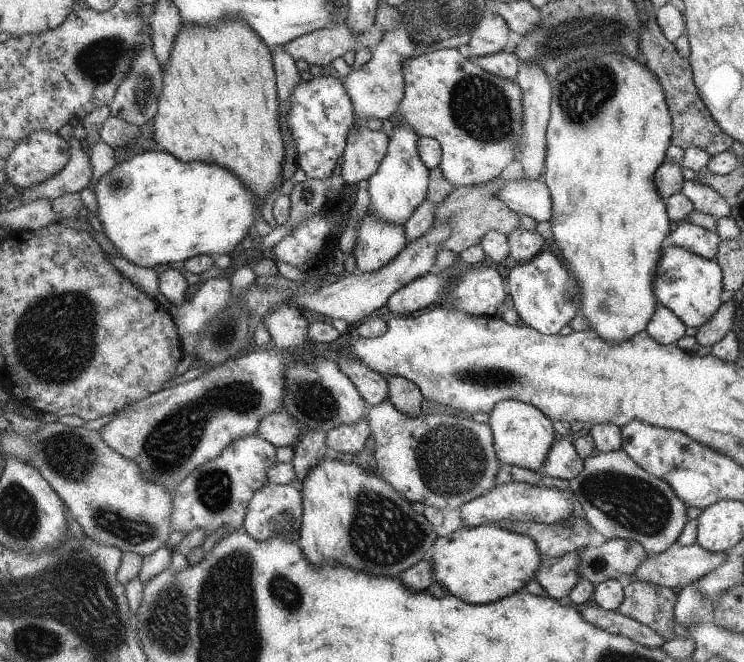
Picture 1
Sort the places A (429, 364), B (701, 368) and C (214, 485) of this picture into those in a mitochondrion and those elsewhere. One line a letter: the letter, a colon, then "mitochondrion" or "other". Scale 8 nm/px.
A: other
B: other
C: mitochondrion

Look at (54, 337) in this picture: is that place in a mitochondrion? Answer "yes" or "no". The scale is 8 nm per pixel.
yes

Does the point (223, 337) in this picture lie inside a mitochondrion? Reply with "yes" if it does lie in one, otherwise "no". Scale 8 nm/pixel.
yes

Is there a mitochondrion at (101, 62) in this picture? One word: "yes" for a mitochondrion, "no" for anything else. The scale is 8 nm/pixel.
yes

